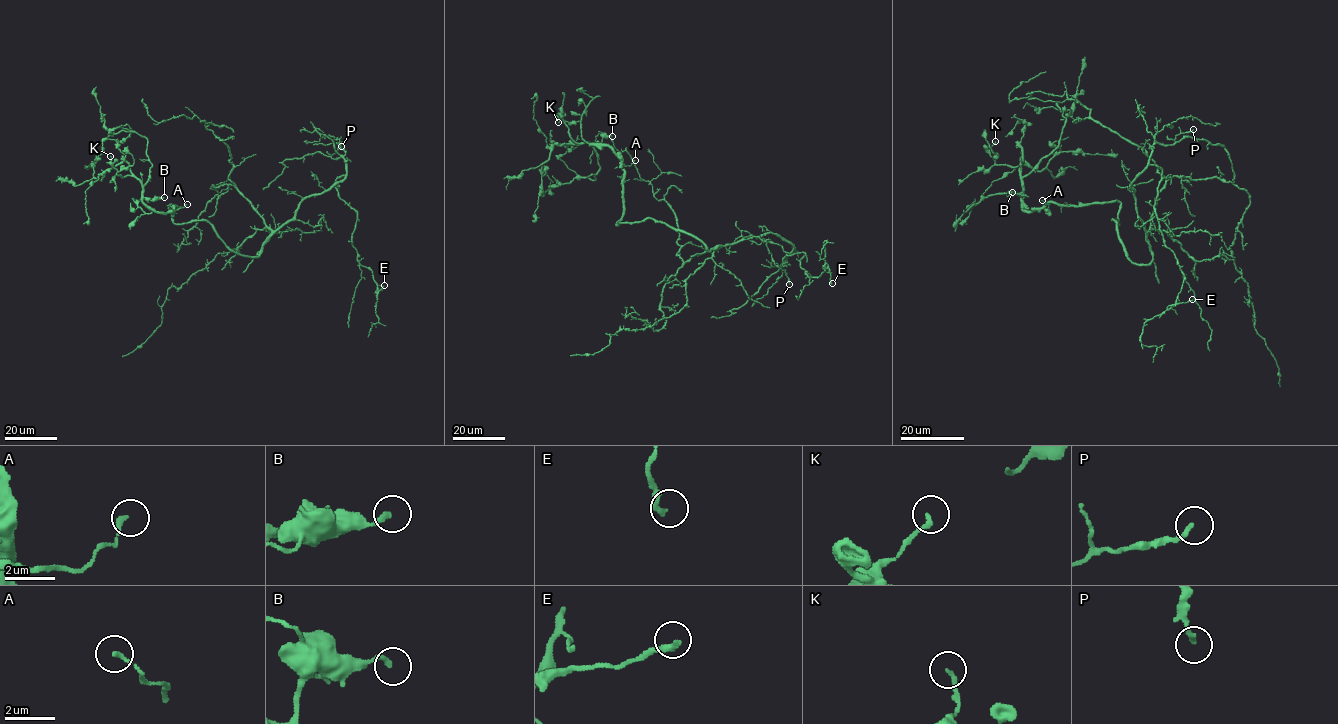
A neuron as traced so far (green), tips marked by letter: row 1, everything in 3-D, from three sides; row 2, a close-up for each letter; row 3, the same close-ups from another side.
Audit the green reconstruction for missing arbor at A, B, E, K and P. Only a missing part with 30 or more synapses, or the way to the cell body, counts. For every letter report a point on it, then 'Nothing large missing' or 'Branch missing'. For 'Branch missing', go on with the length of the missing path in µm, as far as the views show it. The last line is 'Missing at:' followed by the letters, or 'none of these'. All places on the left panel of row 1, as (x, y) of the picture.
A: Place: (187, 204). Nothing large missing
B: Place: (164, 197). Nothing large missing
E: Place: (384, 285). Nothing large missing
K: Place: (110, 156). Nothing large missing
P: Place: (341, 146). Nothing large missing
Missing at: none of these

